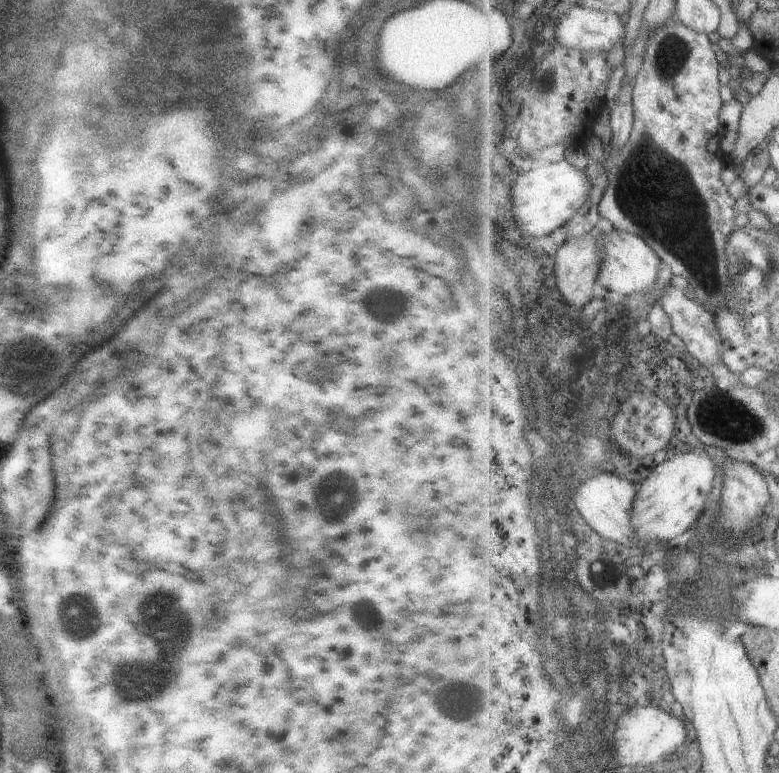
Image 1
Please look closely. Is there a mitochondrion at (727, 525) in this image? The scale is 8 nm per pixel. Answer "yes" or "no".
yes

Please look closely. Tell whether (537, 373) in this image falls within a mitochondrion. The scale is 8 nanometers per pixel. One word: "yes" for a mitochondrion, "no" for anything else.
yes

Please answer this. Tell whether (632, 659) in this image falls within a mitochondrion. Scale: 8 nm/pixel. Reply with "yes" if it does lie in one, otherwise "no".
yes

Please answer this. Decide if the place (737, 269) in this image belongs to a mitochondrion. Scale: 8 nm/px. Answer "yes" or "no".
yes

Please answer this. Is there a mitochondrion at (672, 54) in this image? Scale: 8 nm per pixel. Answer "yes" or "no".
yes

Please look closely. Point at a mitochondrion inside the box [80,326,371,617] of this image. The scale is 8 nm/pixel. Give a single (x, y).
(334, 494)

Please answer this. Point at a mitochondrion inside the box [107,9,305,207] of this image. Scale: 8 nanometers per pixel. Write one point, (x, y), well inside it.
(213, 66)

